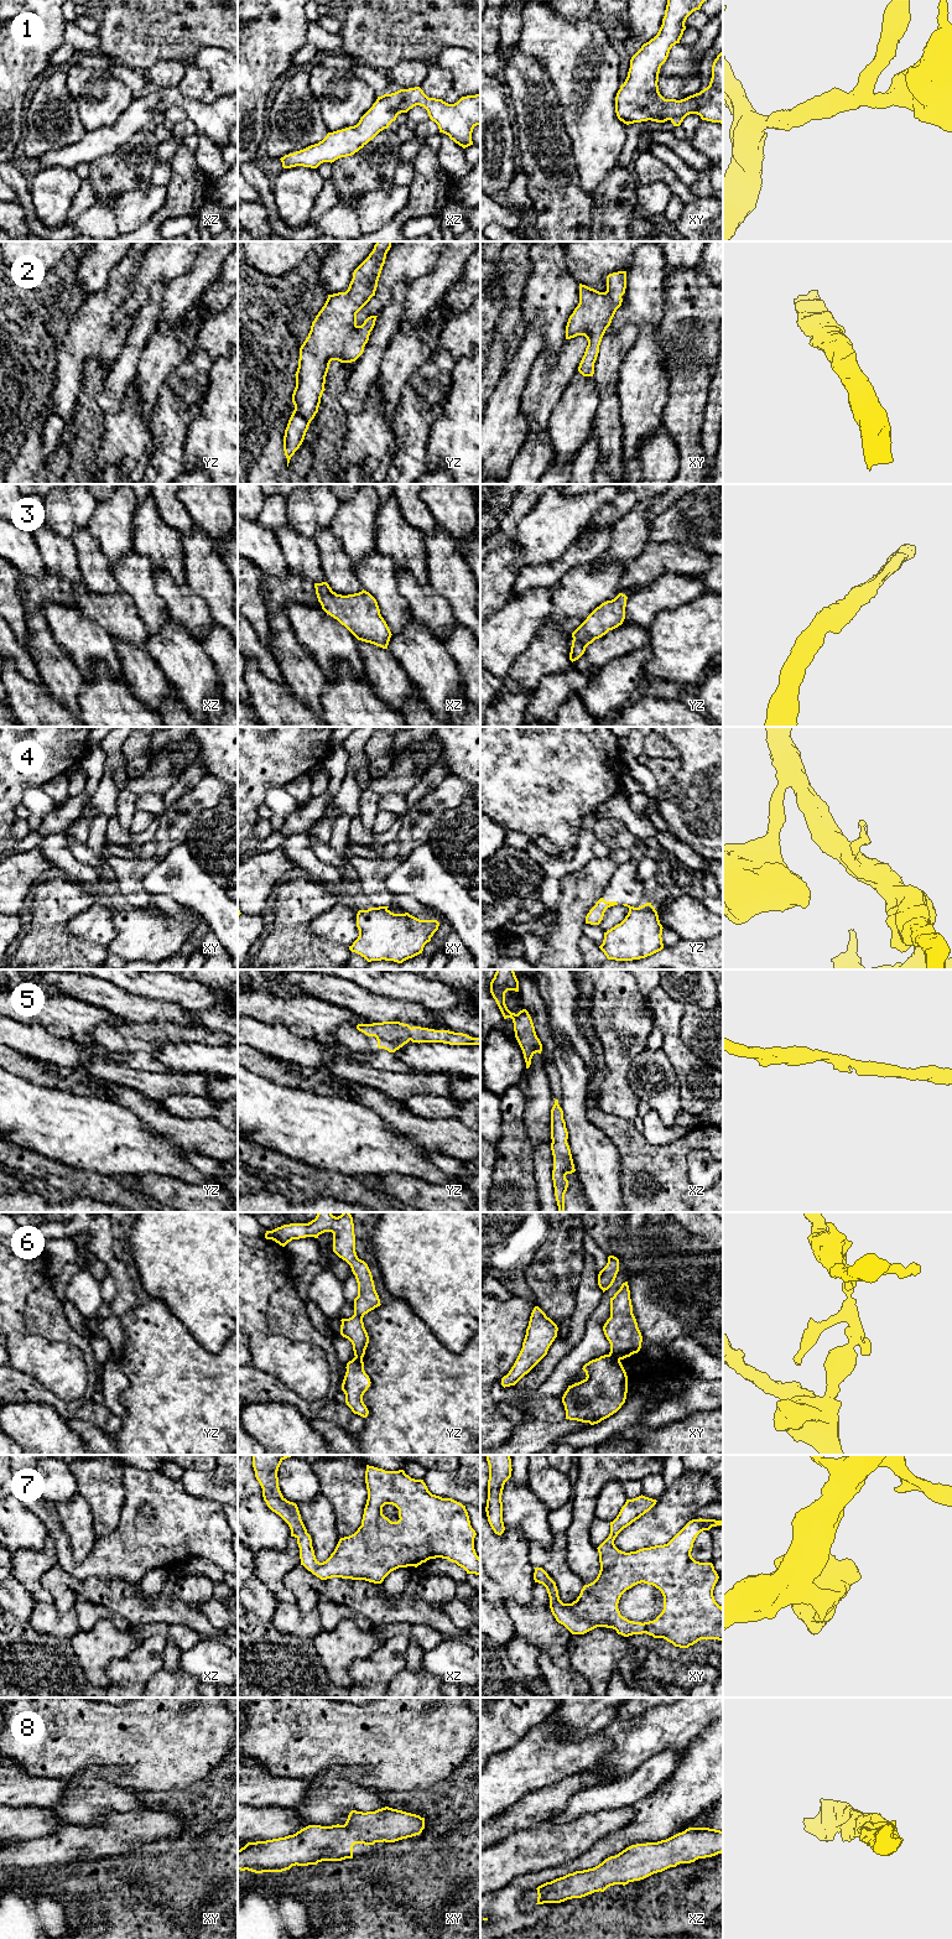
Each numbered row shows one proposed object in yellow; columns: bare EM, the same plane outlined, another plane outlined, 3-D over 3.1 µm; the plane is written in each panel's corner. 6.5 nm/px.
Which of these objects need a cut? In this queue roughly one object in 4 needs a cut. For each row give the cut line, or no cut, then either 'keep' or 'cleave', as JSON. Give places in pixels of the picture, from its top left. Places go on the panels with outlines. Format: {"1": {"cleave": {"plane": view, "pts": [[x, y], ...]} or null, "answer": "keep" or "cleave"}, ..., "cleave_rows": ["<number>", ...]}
{"1": {"cleave": null, "answer": "keep"}, "2": {"cleave": null, "answer": "keep"}, "3": {"cleave": null, "answer": "keep"}, "4": {"cleave": {"plane": "xy", "pts": [[378, 908], [386, 909]]}, "answer": "cleave"}, "5": {"cleave": null, "answer": "keep"}, "6": {"cleave": {"plane": "xy", "pts": [[609, 1353], [619, 1360]]}, "answer": "cleave"}, "7": {"cleave": null, "answer": "keep"}, "8": {"cleave": null, "answer": "keep"}, "cleave_rows": ["4", "6"]}

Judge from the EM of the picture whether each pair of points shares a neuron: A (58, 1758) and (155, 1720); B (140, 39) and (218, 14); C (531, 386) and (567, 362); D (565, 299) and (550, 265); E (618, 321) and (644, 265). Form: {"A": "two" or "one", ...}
{"A": "one", "B": "one", "C": "one", "D": "one", "E": "one"}

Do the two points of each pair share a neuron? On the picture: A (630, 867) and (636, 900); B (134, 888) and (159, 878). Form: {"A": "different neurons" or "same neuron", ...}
{"A": "same neuron", "B": "different neurons"}

